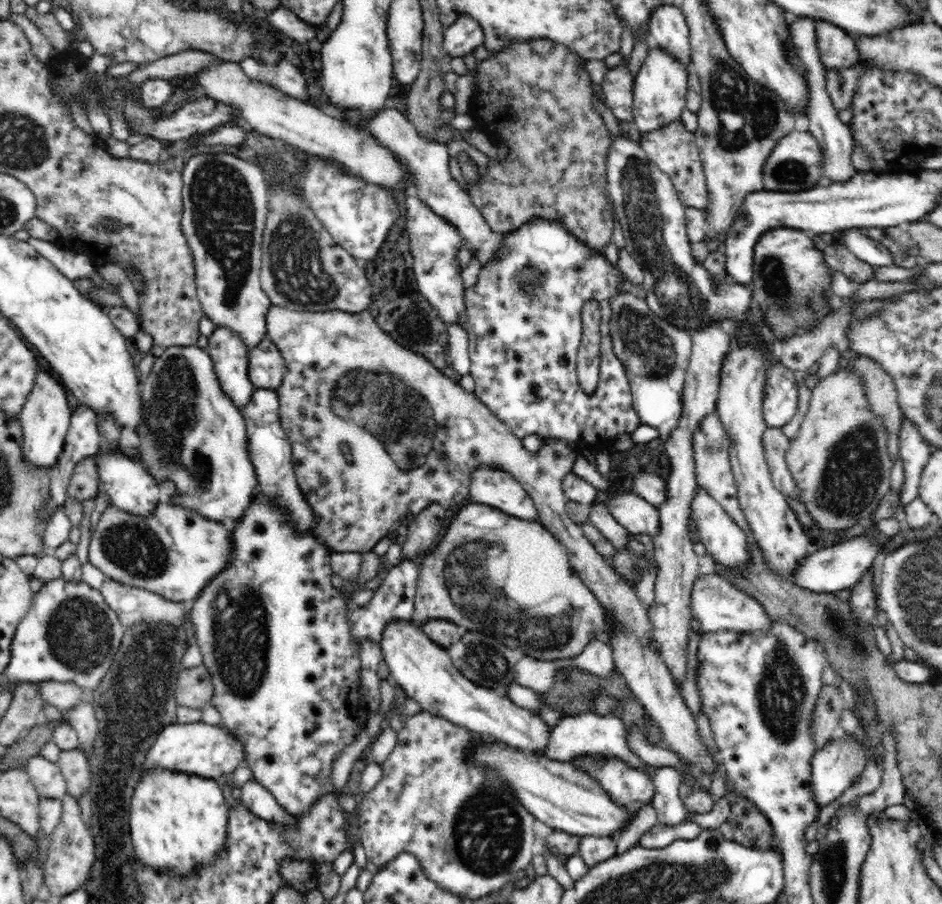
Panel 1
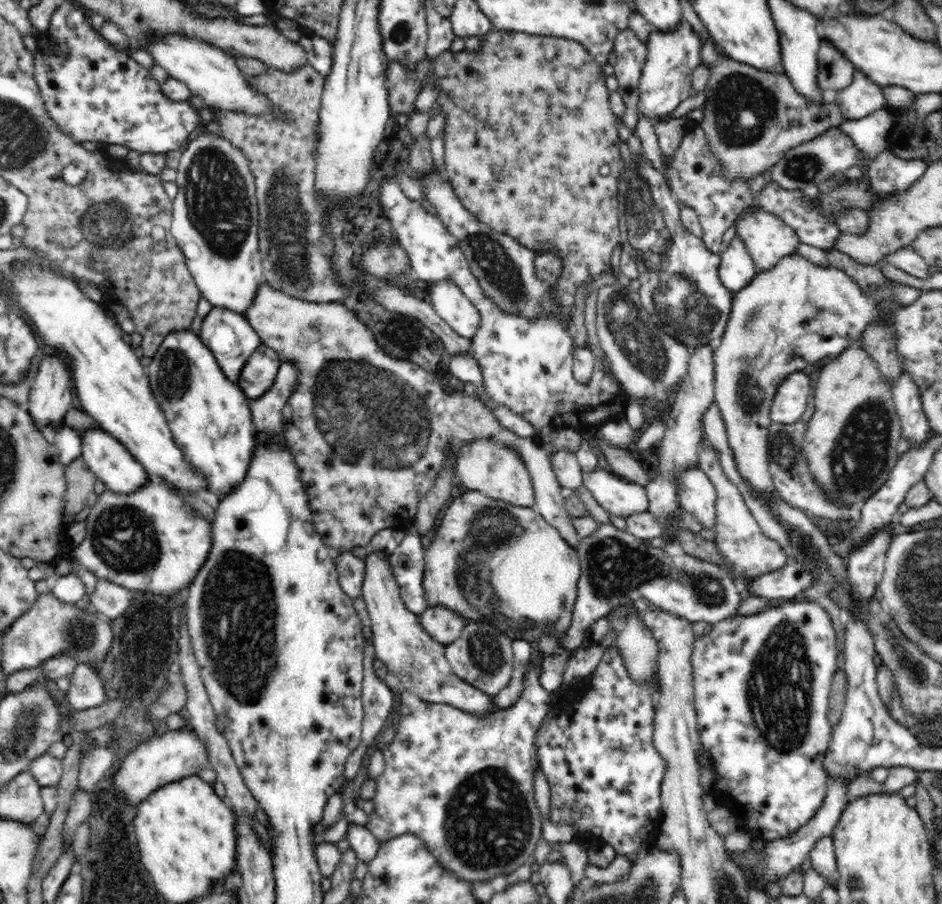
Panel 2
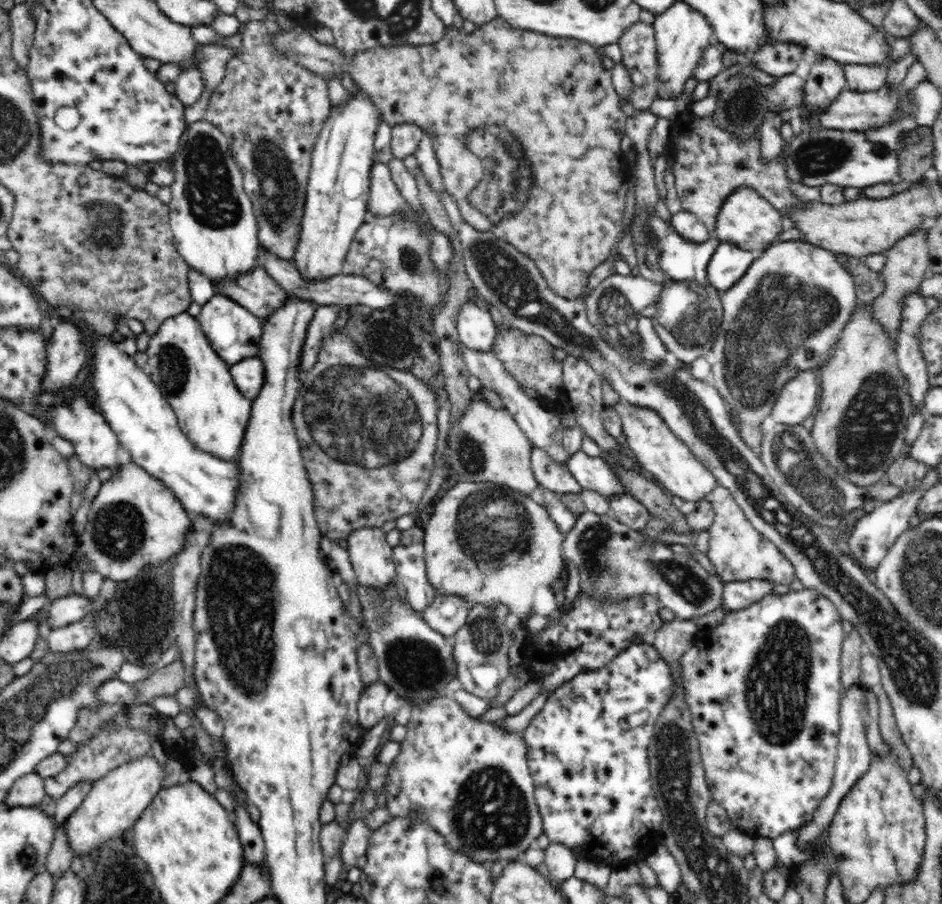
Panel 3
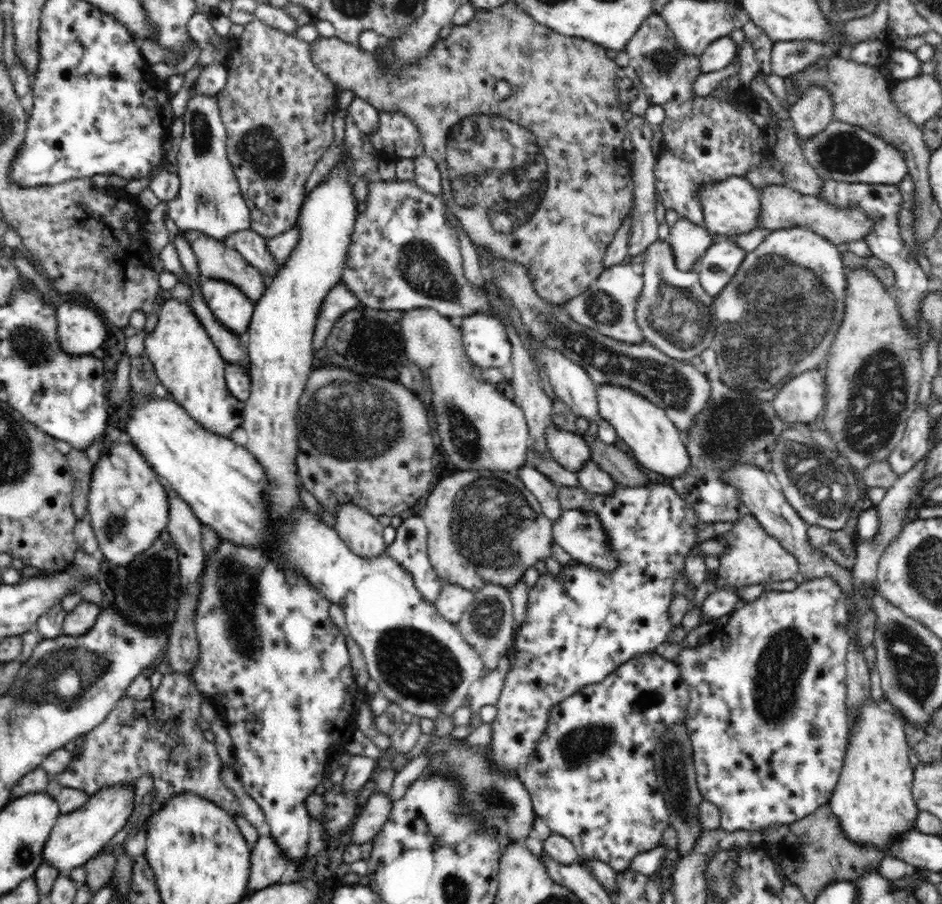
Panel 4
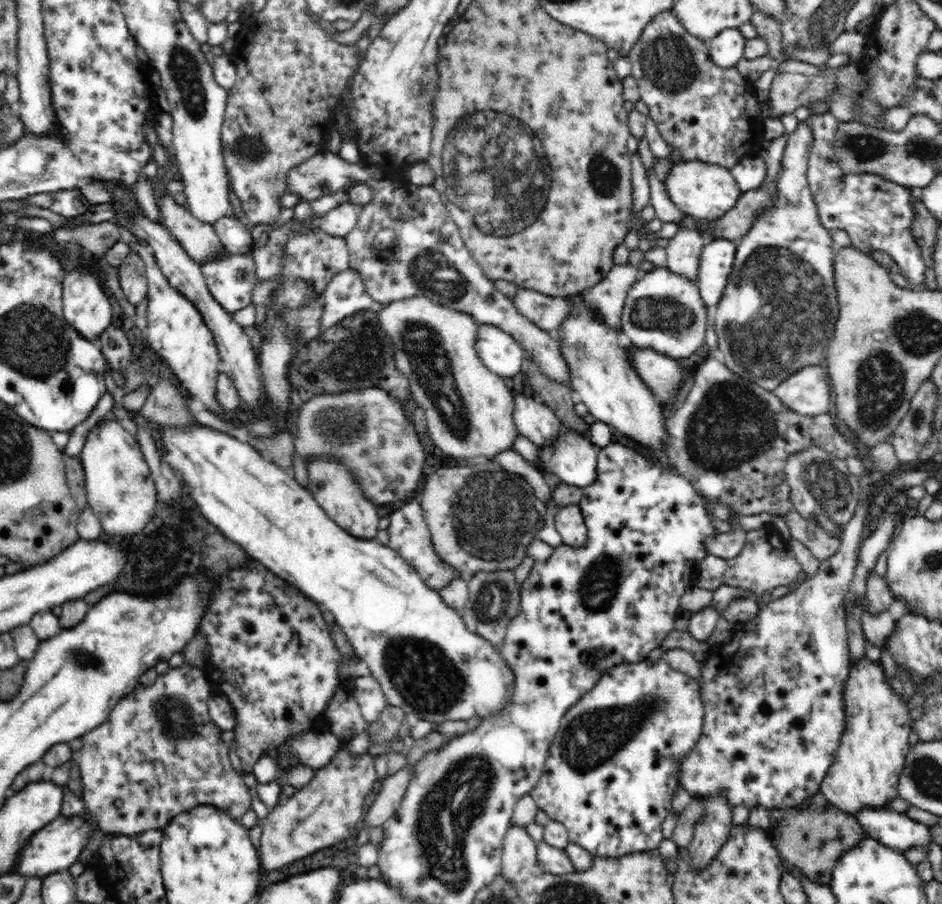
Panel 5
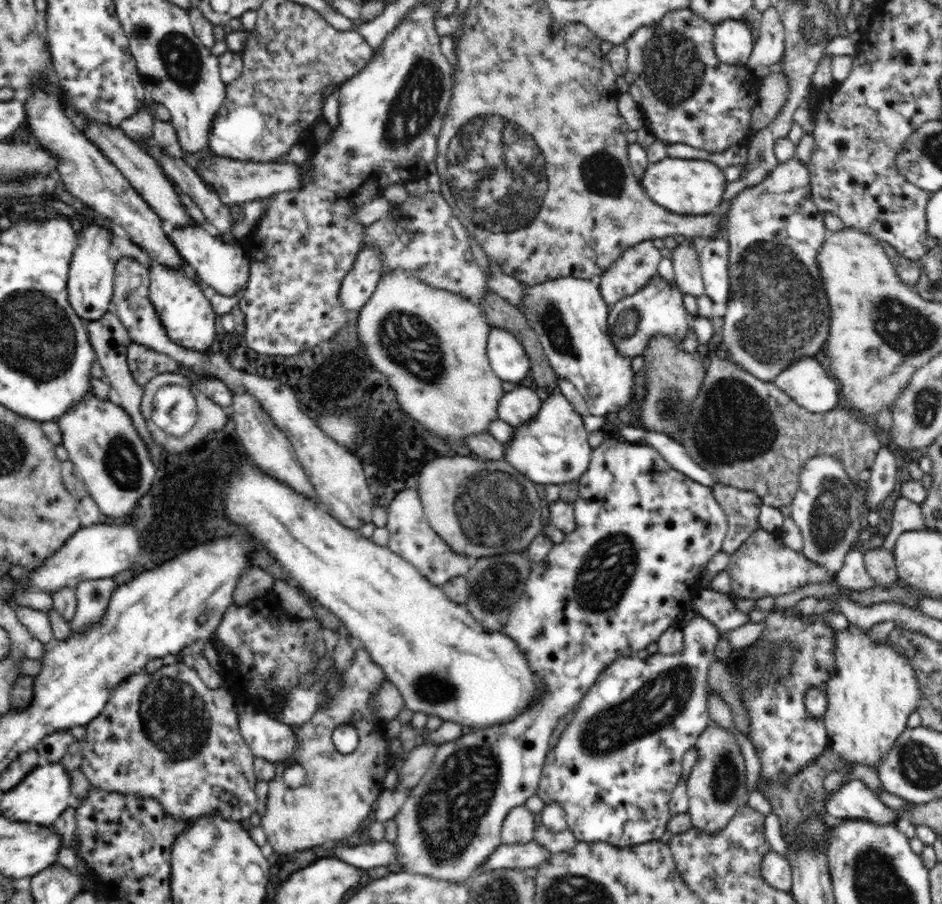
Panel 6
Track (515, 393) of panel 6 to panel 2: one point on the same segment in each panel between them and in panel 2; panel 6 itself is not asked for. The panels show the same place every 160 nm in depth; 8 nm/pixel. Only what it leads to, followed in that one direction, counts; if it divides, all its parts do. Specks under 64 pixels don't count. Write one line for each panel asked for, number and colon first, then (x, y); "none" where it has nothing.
2: (621, 498)
3: (593, 473)
4: (571, 451)
5: (535, 420)

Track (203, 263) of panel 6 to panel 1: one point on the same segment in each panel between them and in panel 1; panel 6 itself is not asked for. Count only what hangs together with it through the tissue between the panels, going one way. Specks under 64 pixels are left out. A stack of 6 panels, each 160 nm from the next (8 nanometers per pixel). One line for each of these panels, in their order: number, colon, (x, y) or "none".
1: (229, 354)
2: (231, 338)
3: (233, 331)
4: (232, 308)
5: (230, 278)

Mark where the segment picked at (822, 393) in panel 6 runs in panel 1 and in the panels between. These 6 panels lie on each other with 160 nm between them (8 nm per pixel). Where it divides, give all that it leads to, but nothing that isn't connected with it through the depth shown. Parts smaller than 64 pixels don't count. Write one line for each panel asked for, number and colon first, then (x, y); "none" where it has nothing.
1: (780, 401)
2: (791, 398)
3: (799, 397)
4: (801, 400)
5: (807, 392)

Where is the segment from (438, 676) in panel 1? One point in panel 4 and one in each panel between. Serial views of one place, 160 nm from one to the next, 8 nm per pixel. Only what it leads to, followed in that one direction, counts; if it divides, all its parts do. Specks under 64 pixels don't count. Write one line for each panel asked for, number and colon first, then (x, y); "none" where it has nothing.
2: (418, 661)
3: (371, 556)
4: (363, 534)

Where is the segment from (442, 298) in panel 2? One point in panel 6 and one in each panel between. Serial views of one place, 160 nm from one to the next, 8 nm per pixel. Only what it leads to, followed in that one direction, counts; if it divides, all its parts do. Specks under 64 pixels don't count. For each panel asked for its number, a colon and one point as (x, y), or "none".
3: (477, 331)
4: (484, 338)
5: (498, 350)
6: (509, 360)

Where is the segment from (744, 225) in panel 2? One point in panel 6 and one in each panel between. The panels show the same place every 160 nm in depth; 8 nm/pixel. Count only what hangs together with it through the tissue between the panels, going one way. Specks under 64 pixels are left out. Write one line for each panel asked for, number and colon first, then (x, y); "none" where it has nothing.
3: (748, 220)
4: (731, 207)
5: (704, 191)
6: (686, 187)

